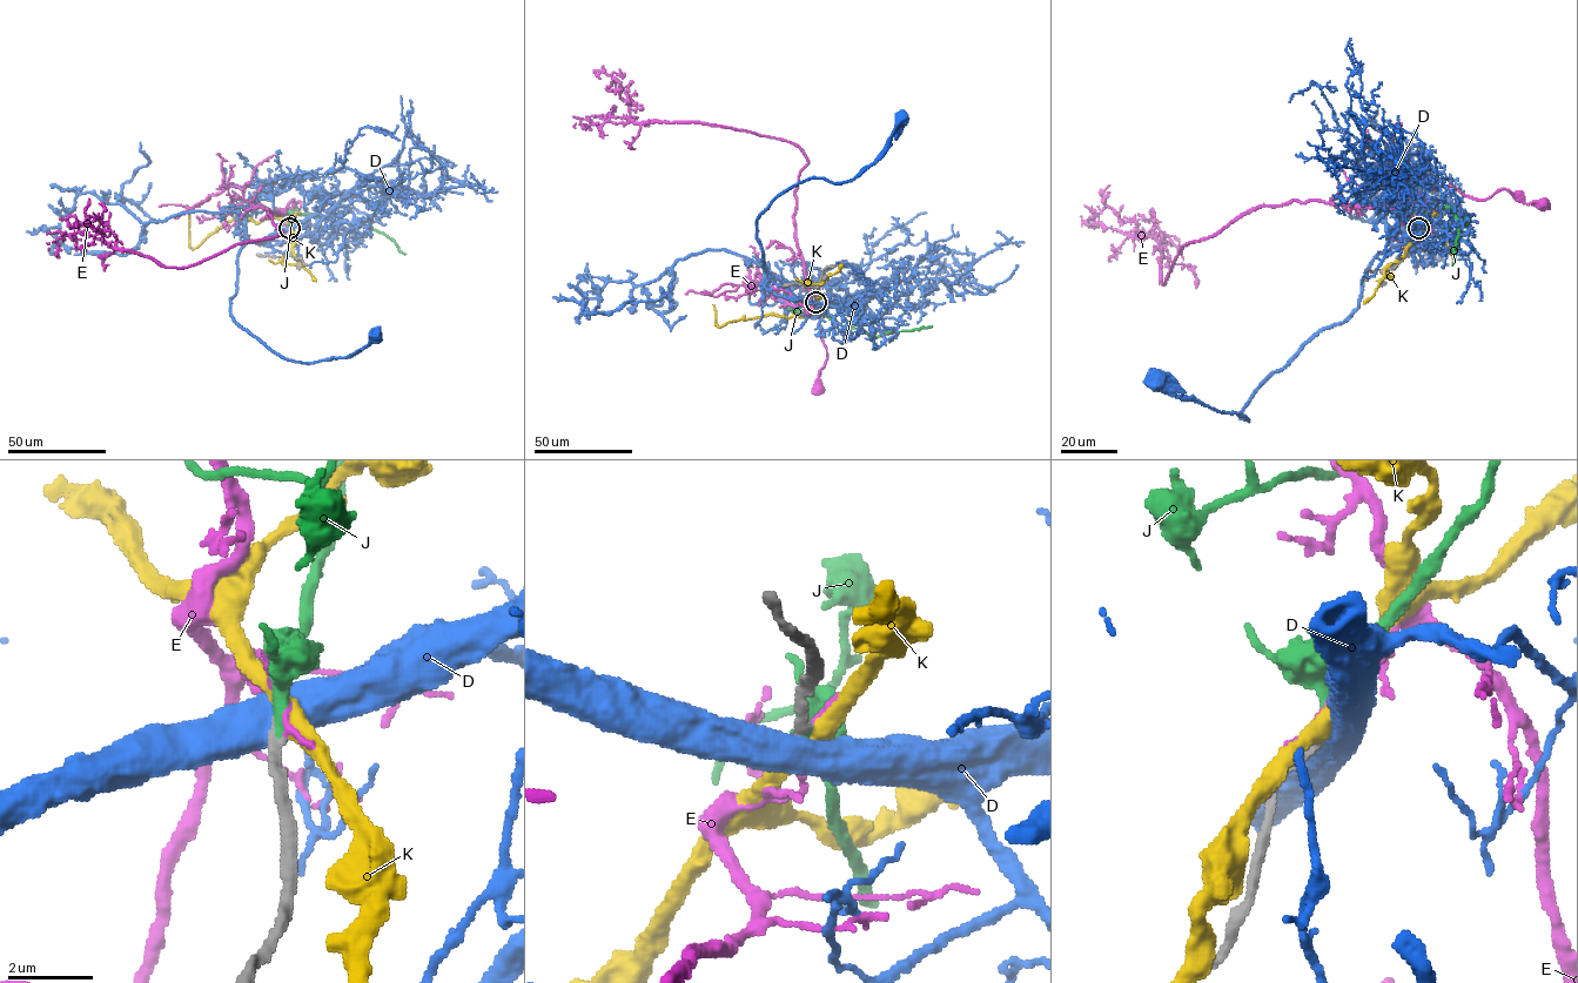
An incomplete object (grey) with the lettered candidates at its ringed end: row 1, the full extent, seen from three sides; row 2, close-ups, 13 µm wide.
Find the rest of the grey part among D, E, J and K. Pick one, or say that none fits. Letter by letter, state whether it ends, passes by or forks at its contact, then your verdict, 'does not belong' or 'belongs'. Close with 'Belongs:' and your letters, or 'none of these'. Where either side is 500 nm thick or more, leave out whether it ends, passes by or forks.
D: does not belong
E: it ends | does not belong
J: it ends | belongs
K: it passes by | does not belong
Belongs: J

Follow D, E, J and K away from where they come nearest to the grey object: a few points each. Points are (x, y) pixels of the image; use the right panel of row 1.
D: (1418, 228), (1376, 257), (1344, 320), (1320, 329), (1256, 390), (1240, 412), (1247, 419), (1182, 401), (1157, 379)
E: (1418, 228), (1423, 217), (1412, 203), (1429, 188), (1443, 186), (1477, 200), (1509, 189), (1525, 203), (1542, 203)
J: (1418, 228), (1434, 207), (1450, 207), (1457, 217), (1470, 220), (1461, 226), (1452, 264)
K: (1418, 228), (1437, 213), (1445, 247), (1454, 256), (1444, 226), (1422, 194)

